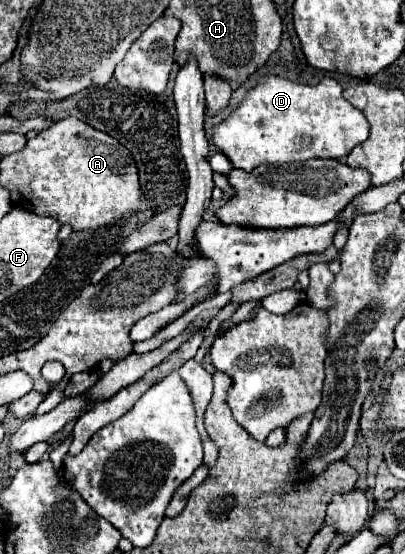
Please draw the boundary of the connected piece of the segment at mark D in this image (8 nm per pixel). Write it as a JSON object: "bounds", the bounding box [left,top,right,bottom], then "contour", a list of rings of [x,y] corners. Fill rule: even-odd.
{"bounds":[211,74,367,172],"contour":[[[267,74],[257,80],[255,88],[247,90],[223,122],[213,126],[211,140],[229,158],[233,168],[251,172],[259,164],[343,158],[367,136],[367,118],[343,98],[343,88],[333,78],[323,78],[317,86],[309,86]]]}

